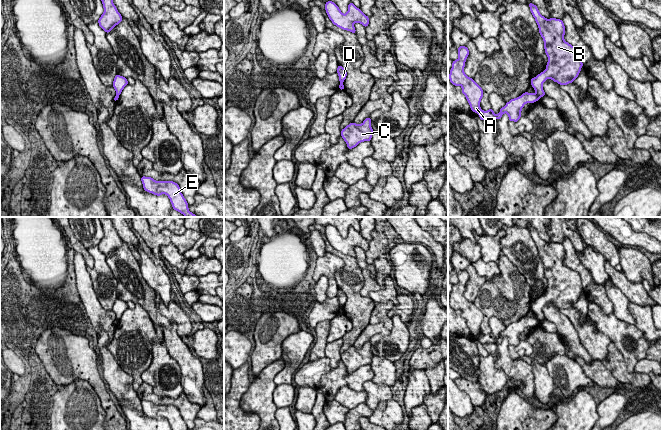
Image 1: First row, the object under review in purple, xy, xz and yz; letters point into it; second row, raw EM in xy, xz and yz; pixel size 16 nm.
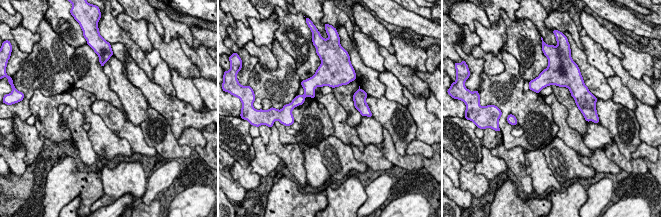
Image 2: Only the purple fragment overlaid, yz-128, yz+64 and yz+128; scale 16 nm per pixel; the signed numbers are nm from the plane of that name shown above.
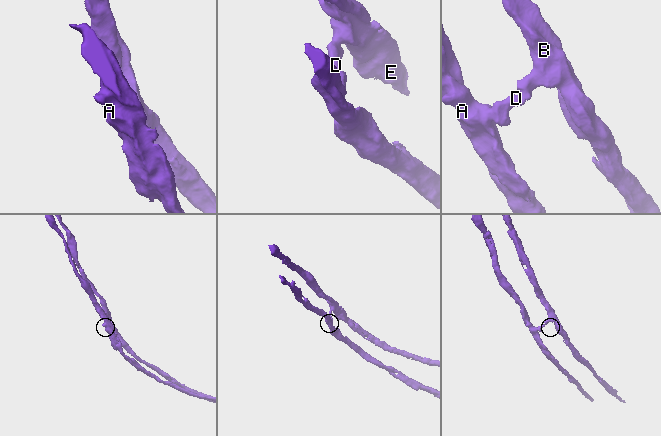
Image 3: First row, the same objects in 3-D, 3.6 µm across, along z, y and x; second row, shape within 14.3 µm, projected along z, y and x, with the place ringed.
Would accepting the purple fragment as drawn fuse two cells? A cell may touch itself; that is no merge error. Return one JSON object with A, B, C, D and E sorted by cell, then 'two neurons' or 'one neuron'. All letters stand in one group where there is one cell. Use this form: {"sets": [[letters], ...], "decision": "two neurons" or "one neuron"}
{"sets": [["A", "D", "E"], ["B", "C"]], "decision": "two neurons"}

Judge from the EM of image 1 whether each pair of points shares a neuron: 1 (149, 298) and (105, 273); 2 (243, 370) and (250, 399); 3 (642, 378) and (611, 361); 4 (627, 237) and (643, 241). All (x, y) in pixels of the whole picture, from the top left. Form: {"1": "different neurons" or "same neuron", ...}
{"1": "different neurons", "2": "different neurons", "3": "same neuron", "4": "same neuron"}

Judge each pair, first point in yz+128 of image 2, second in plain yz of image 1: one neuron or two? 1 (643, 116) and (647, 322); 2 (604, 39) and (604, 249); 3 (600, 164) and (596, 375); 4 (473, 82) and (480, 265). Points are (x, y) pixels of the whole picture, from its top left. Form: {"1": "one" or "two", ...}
{"1": "one", "2": "one", "3": "one", "4": "two"}

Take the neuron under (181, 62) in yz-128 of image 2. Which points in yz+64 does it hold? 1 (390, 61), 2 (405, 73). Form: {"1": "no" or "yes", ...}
{"1": "yes", "2": "yes"}

